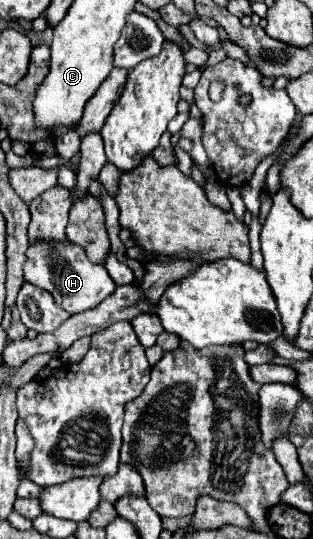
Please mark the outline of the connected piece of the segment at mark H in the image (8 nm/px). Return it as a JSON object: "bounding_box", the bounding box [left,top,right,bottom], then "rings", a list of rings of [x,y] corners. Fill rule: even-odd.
{"bounding_box":[24,241,116,313],"rings":[[[36,241],[26,251],[24,263],[24,281],[32,283],[34,287],[46,289],[56,305],[60,305],[68,313],[82,313],[94,309],[110,297],[116,289],[114,281],[110,279],[106,267],[102,263],[92,263],[84,249],[70,243],[70,241]]]}

